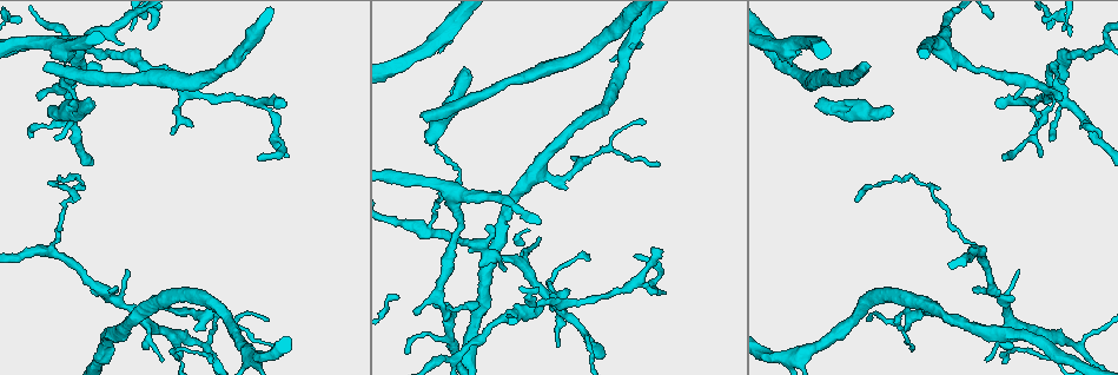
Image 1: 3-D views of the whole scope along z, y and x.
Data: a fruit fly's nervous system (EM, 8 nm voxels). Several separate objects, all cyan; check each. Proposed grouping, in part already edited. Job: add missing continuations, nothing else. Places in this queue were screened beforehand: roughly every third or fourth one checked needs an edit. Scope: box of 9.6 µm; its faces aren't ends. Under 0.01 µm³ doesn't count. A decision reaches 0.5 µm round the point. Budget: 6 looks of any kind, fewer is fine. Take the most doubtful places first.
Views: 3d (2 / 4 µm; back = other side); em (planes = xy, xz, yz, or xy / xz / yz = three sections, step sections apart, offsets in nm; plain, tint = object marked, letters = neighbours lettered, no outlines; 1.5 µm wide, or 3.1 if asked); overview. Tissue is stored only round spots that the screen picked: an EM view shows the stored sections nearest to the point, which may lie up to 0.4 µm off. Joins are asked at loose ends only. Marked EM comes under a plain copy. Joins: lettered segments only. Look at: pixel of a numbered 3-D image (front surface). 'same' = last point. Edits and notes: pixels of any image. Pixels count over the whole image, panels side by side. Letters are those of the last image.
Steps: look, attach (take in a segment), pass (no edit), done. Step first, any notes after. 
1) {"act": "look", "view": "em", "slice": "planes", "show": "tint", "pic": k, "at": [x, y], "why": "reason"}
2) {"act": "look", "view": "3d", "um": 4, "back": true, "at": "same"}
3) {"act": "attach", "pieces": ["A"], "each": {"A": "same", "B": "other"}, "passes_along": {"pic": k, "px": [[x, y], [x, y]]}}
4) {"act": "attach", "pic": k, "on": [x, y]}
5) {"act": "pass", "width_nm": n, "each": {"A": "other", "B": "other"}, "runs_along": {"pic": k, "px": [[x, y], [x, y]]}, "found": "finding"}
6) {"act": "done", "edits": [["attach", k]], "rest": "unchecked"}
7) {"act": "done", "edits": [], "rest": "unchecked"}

{"act": "look", "view": "3d", "um": 2, "pic": 1, "at": [43, 70]}

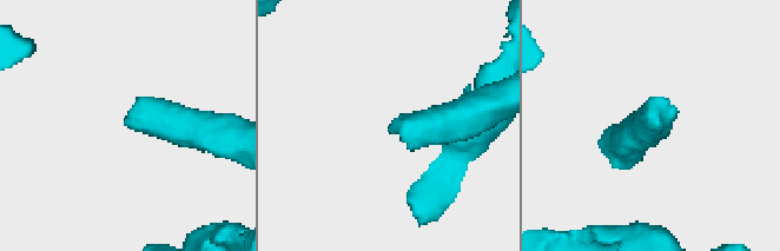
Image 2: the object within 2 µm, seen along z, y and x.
{"act": "look", "view": "em", "um": 3.1, "slice": "xz", "step": 16, "show": "letters", "pic": 2, "at": [394, 127], "why": "now the EM"}

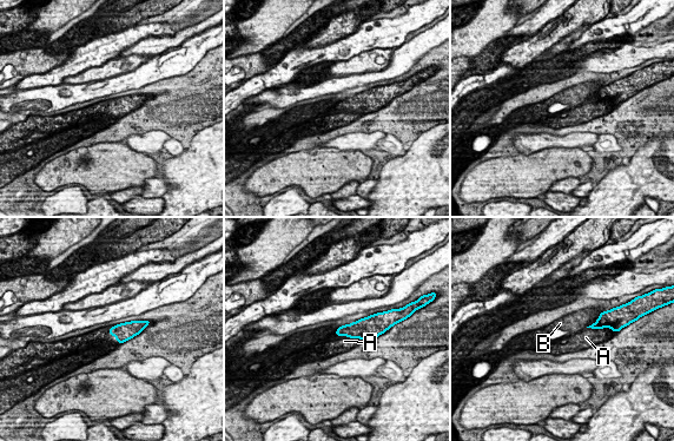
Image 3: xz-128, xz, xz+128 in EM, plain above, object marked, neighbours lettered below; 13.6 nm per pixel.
{"act": "pass", "longest_contact_nm": ["A", 340], "each": {"A": "other", "B": "other"}, "found": "no lettered segment goes on from it"}

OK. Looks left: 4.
{"act": "look", "view": "em", "slice": "yz", "step": 8, "show": "letters", "pic": 1, "at": [1002, 158], "why": "tapers out"}

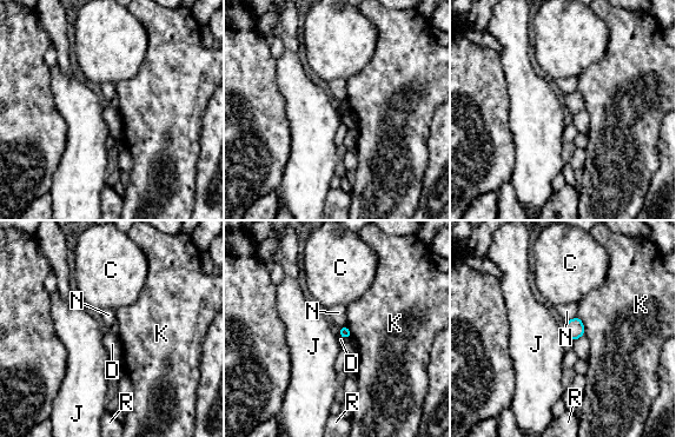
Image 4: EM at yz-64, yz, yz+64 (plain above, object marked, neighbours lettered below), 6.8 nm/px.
{"act": "look", "view": "em", "slice": "planes", "show": "letters", "at": "same", "why": "another direction"}

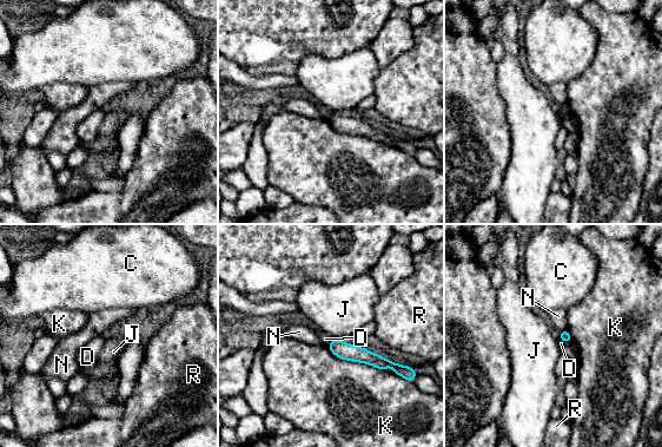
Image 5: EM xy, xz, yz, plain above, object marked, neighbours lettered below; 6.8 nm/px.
{"act": "pass", "each": {"C": "other", "D": "other", "J": "other", "K": "other", "N": "other", "R": "other"}, "border": {"pic": 5, "px": [[332, 339], [326, 346]]}, "found": "none of them fits"}

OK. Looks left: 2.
{"act": "look", "view": "em", "slice": "xz", "step": 8, "show": "tint", "pic": 1, "at": [658, 163], "why": "thin end"}

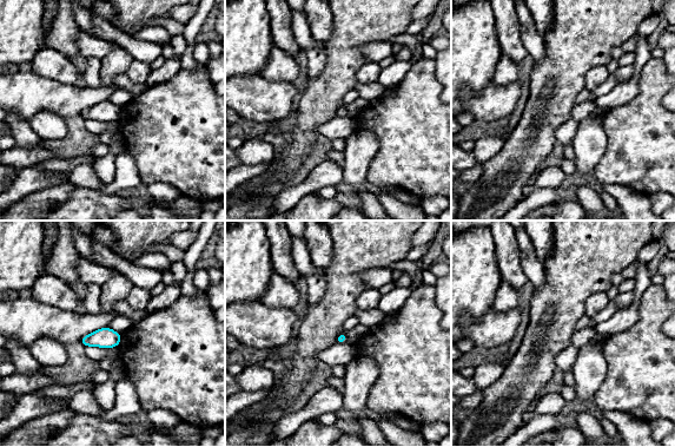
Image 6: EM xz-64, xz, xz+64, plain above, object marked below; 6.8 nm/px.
{"act": "look", "view": "em", "slice": "xz", "step": 8, "show": "letters", "at": "same", "why": "see the neighbours"}

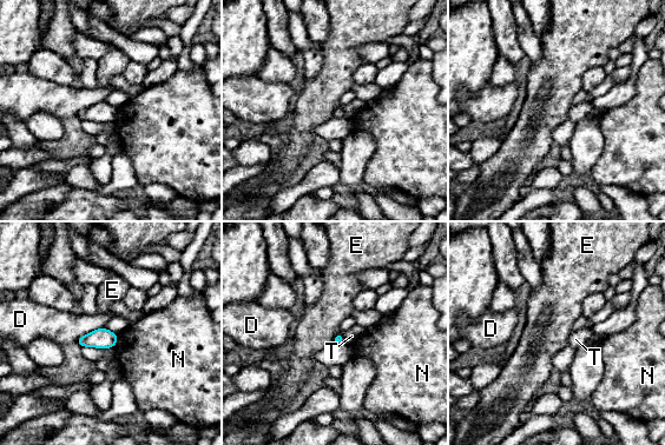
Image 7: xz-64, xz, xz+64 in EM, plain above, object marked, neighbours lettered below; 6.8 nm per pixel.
{"act": "pass", "longest_contact_nm": ["D", 180], "each": {"D": "other", "E": "other", "N": "other", "T": "other"}, "border": {"pic": 7, "px": [[340, 331], [333, 338], [331, 344]]}, "found": "no lettered segment goes on from it"}

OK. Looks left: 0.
{"act": "done", "edits": [], "rest": "unchecked"}

